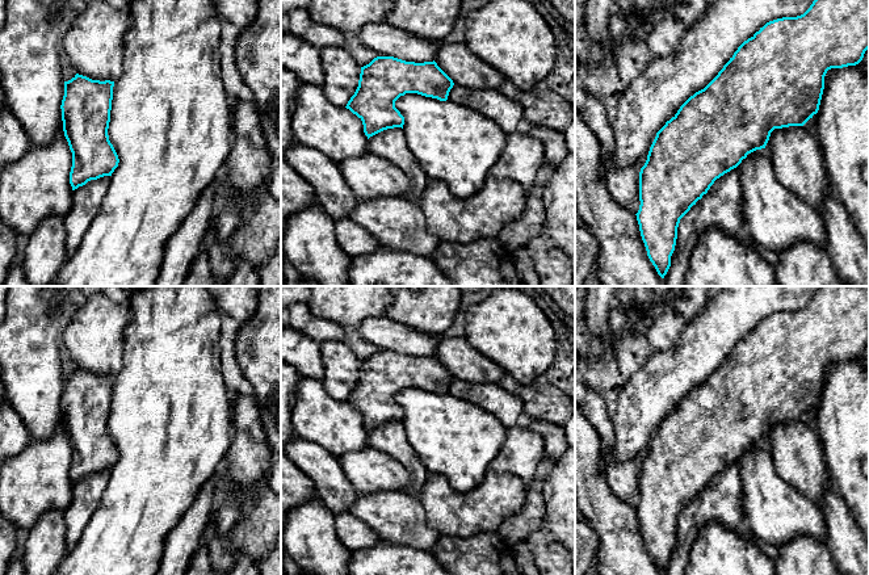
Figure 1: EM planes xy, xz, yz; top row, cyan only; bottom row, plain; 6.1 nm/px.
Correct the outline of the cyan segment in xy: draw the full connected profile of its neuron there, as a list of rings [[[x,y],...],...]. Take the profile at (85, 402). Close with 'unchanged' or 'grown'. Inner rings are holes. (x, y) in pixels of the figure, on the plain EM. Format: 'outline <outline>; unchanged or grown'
outline [[[76,368],[64,375],[62,415],[72,446],[70,478],[72,501],[64,509],[66,541],[71,550],[101,503],[110,470],[119,453],[108,423],[114,375],[92,374]]]; grown

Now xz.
outline [[[377,351],[361,361],[358,381],[345,400],[362,415],[369,446],[406,467],[411,475],[407,492],[416,498],[432,473],[406,436],[404,411],[395,402],[395,395],[406,387],[446,395],[453,379],[453,374],[434,354],[415,357]]]; grown

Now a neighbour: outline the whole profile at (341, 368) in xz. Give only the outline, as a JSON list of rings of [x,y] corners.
[[[344,340],[320,344],[320,353],[324,365],[322,381],[327,393],[345,402],[358,381],[361,361]]]

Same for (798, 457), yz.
[[[803,420],[774,423],[764,444],[771,452],[777,474],[815,505],[820,507],[830,480],[830,471],[819,432],[813,431]]]

